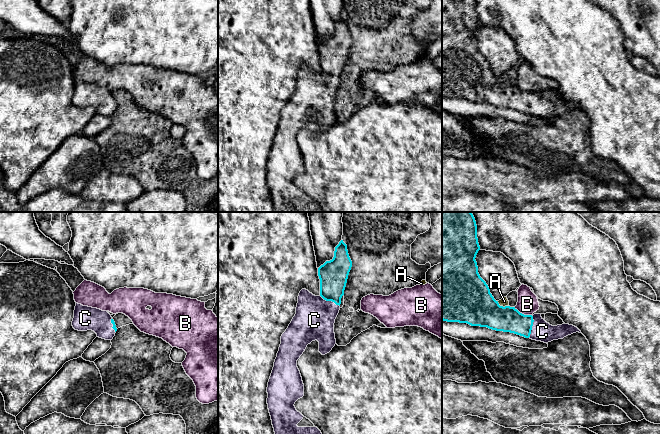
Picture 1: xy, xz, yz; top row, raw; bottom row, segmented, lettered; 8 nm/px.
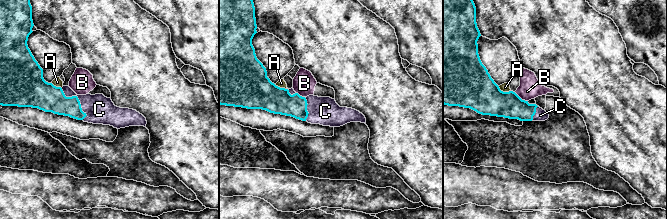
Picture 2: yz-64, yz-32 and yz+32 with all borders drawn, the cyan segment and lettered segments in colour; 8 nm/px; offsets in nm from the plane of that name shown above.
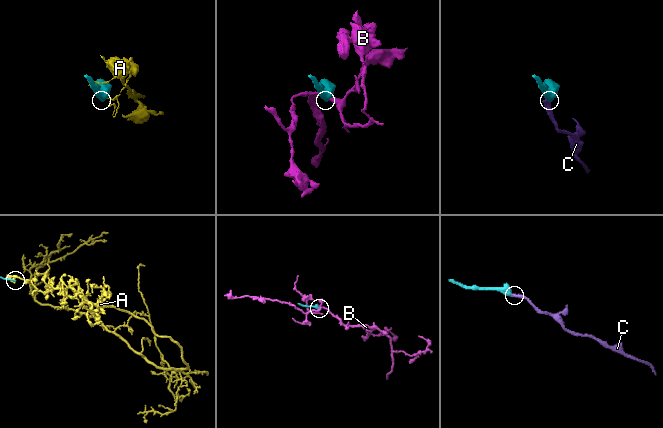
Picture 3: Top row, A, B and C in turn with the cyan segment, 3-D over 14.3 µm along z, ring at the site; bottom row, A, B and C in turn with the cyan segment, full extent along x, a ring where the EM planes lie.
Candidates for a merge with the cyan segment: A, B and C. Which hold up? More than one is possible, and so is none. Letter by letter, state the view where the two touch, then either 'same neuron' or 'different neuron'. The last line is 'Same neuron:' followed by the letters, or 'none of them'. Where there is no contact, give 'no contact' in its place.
A: meets cyan in yz; different neuron
B: meets cyan in yz; different neuron
C: meets cyan in yz; same neuron
Same neuron: C

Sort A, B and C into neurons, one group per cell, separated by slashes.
A / B / C

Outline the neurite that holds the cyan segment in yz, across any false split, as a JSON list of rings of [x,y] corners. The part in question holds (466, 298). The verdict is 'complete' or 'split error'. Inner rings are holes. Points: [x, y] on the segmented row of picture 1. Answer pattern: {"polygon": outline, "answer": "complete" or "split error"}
{"polygon": [[[442,212],[442,320],[487,327],[510,332],[544,343],[563,339],[581,331],[569,324],[552,326],[541,314],[524,315],[515,307],[500,306],[490,293],[486,282],[478,273],[475,260],[480,246],[477,225],[471,212]]], "answer": "split error"}

